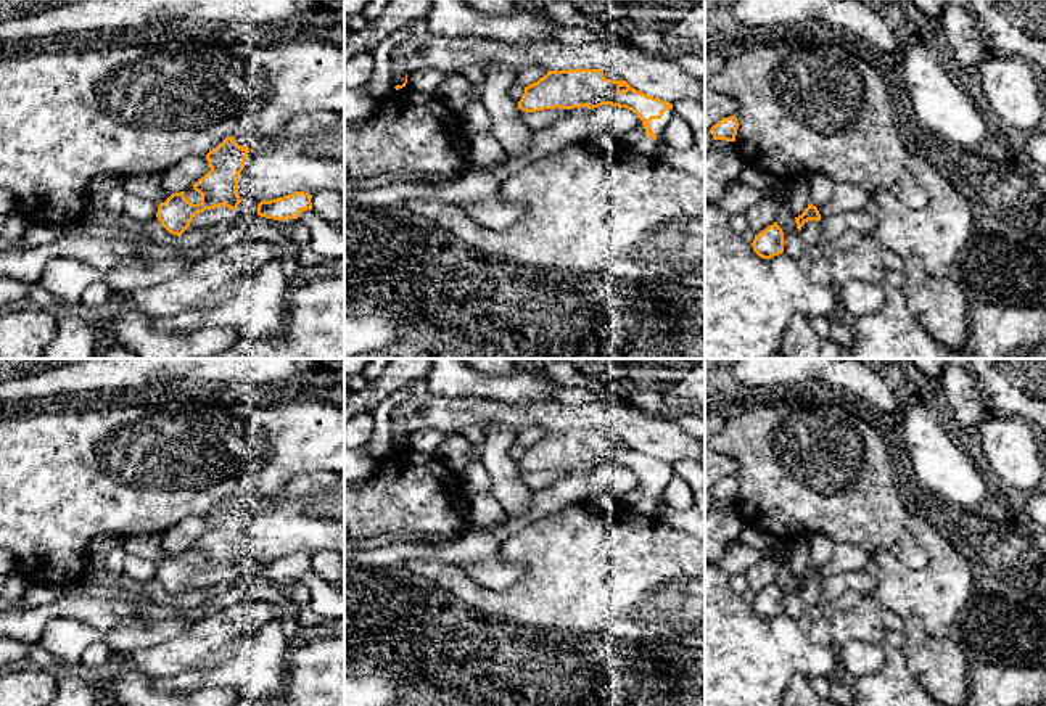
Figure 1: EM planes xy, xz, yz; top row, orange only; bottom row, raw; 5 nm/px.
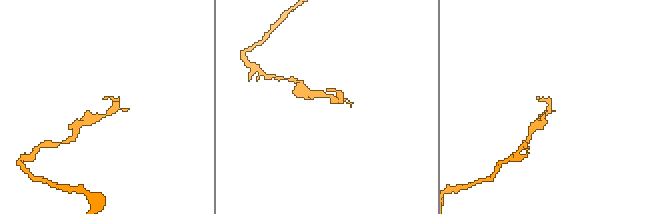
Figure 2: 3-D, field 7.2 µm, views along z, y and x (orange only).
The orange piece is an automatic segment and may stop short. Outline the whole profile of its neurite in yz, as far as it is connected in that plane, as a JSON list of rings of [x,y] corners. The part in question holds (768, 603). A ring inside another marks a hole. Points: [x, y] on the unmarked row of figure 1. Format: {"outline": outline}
{"outline": [[[774,582],[772,585],[766,587],[763,592],[755,595],[755,600],[752,603],[753,611],[763,618],[771,619],[774,616],[779,616],[784,613],[784,592]]]}

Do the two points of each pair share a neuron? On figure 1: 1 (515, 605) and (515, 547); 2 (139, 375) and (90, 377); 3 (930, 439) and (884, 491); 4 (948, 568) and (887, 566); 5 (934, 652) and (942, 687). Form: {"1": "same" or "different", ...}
{"1": "same", "2": "same", "3": "different", "4": "same", "5": "same"}

